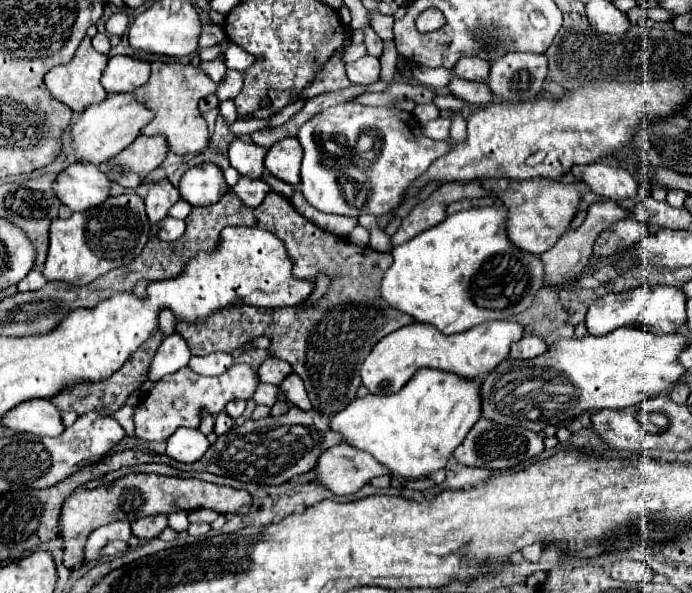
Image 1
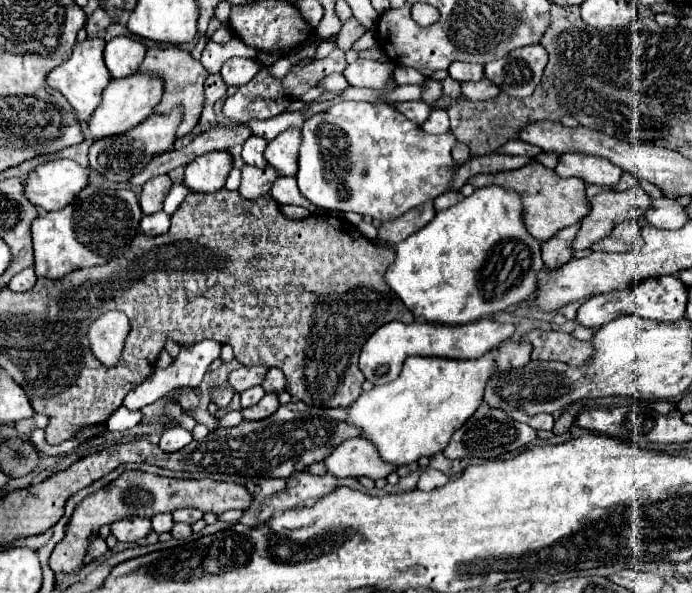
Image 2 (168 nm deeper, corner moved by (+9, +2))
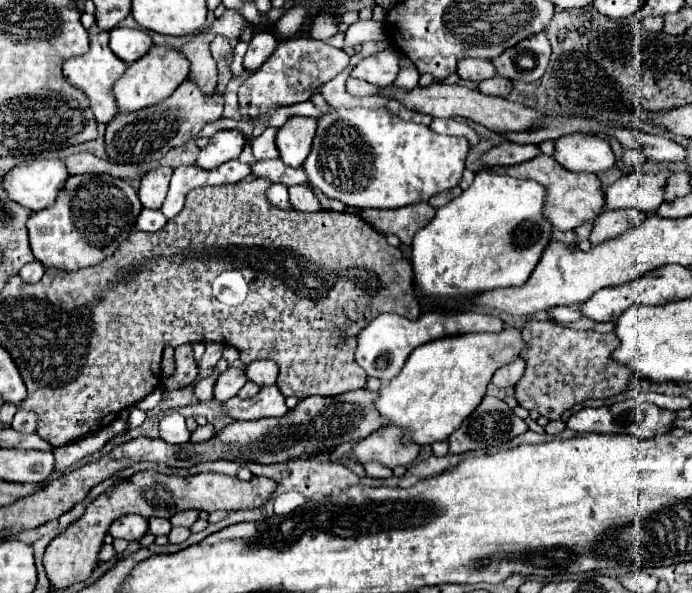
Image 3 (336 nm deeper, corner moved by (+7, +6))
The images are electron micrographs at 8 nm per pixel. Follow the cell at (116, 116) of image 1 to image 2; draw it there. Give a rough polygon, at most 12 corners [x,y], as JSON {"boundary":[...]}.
{"boundary":[[150,74],[110,80],[88,120],[92,140],[124,134],[162,98]]}

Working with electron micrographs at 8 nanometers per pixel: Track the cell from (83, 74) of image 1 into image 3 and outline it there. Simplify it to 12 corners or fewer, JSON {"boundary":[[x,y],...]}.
{"boundary":[[106,32],[90,36],[90,52],[64,64],[66,80],[86,90],[98,122],[118,116],[114,82],[128,64]]}

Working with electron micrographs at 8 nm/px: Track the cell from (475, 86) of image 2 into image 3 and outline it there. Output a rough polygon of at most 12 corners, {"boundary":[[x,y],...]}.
{"boundary":[[494,76],[480,82],[480,92],[508,98],[512,82]]}

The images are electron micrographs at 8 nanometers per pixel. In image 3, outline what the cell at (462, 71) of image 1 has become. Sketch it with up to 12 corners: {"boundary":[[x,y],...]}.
{"boundary":[[464,58],[458,62],[462,80],[482,82],[494,78],[490,60]]}

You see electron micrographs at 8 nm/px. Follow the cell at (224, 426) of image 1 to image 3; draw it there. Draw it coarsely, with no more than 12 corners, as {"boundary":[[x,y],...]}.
{"boundary":[[204,378],[198,382],[198,400],[208,402],[212,396],[214,380]]}

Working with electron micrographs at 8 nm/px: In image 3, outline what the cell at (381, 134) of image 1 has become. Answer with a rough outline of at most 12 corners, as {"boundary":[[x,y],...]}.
{"boundary":[[386,108],[318,120],[308,182],[358,208],[458,186],[468,140]]}

